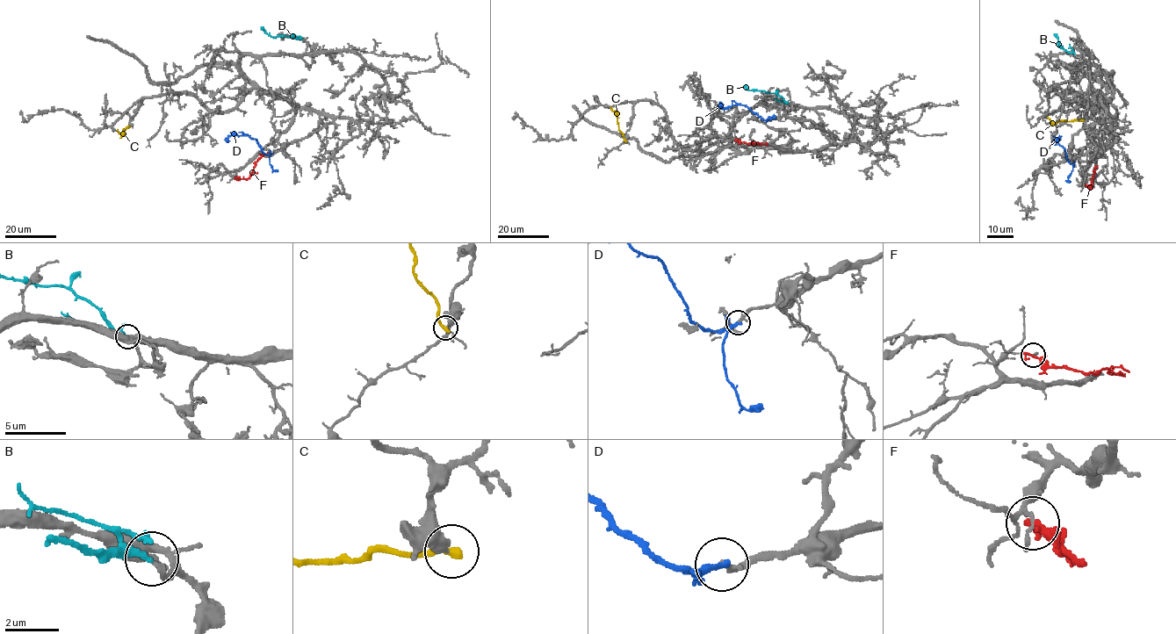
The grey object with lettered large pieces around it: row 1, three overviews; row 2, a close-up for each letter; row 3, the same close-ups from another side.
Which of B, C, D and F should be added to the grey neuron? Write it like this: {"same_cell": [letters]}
{"same_cell": ["B", "D"]}

